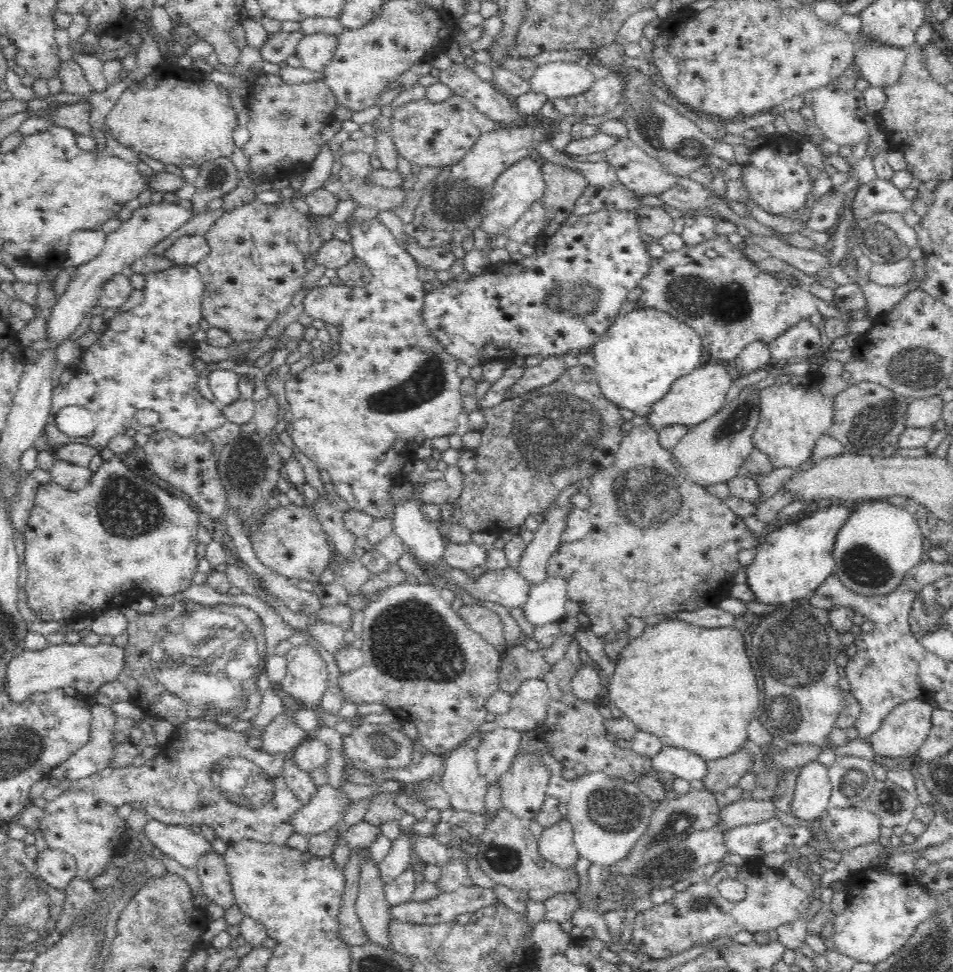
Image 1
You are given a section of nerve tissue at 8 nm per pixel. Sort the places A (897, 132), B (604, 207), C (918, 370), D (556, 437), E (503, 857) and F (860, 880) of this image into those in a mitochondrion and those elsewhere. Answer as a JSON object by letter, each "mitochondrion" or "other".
{"A":"other","B":"other","C":"mitochondrion","D":"mitochondrion","E":"mitochondrion","F":"other"}

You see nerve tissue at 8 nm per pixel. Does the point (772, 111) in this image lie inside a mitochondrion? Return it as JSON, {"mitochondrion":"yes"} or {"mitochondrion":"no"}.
{"mitochondrion":"no"}

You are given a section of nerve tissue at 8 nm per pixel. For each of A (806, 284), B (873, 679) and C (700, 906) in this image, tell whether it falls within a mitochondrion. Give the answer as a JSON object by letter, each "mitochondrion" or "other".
{"A":"other","B":"other","C":"mitochondrion"}

